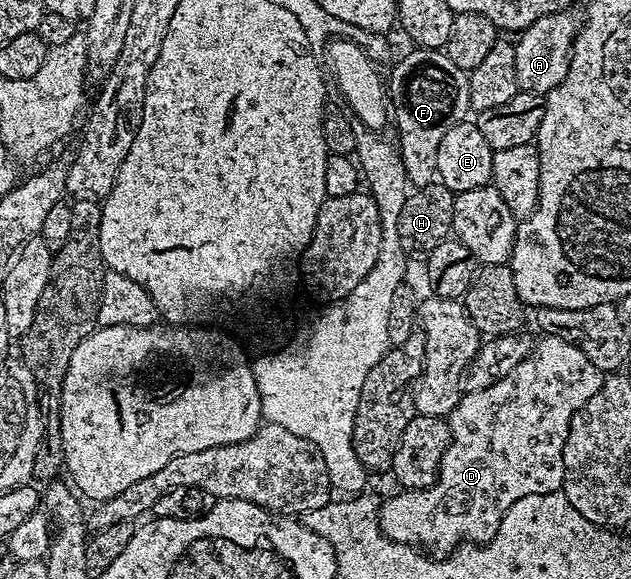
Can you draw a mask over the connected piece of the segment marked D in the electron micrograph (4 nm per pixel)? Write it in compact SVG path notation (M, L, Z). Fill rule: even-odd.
M538 337L533 351L503 380L495 380L483 392L462 393L455 409L447 415L449 443L443 452L437 478L425 490L401 490L379 506L379 525L384 537L414 547L430 556L448 556L462 544L490 542L501 517L523 496L556 494L563 480L563 444L567 440L571 416L595 392L599 392L603 371L595 368L579 348L567 340Z

